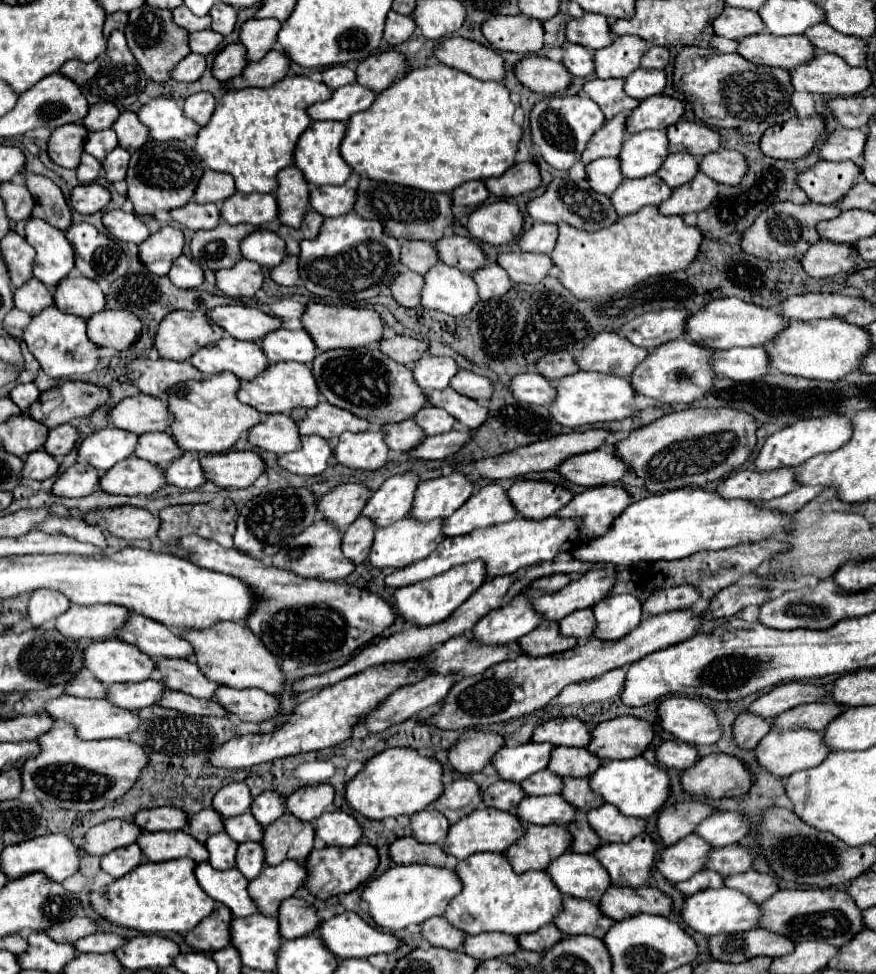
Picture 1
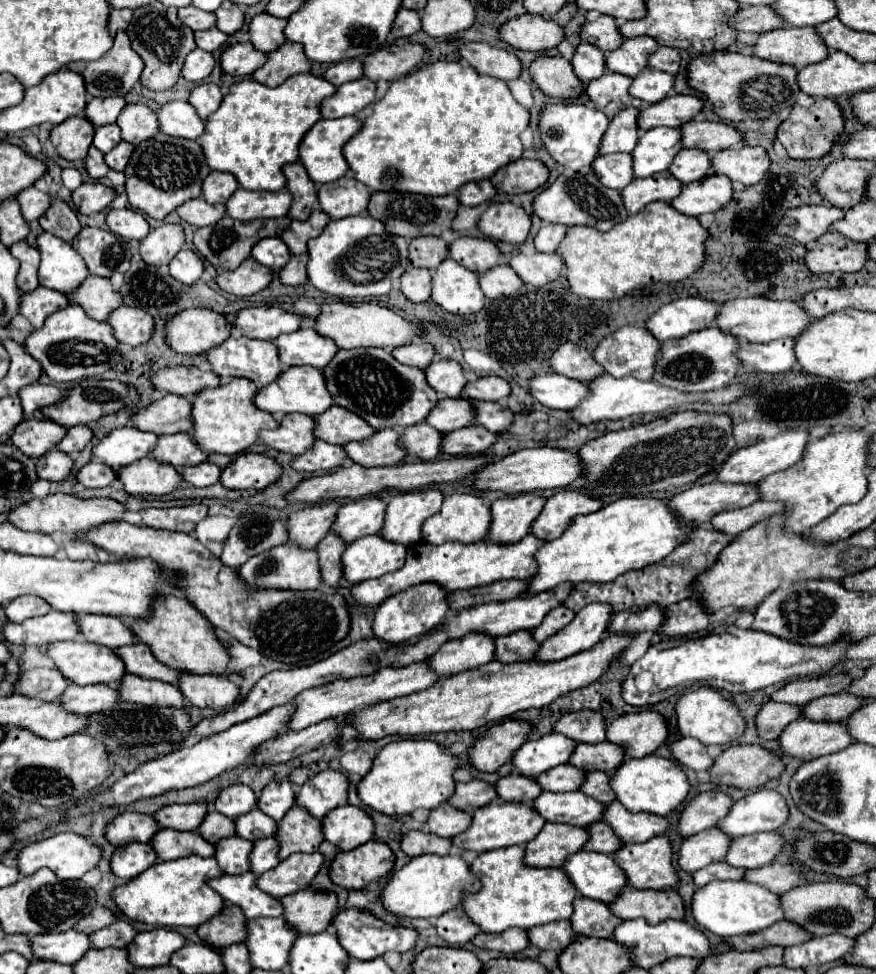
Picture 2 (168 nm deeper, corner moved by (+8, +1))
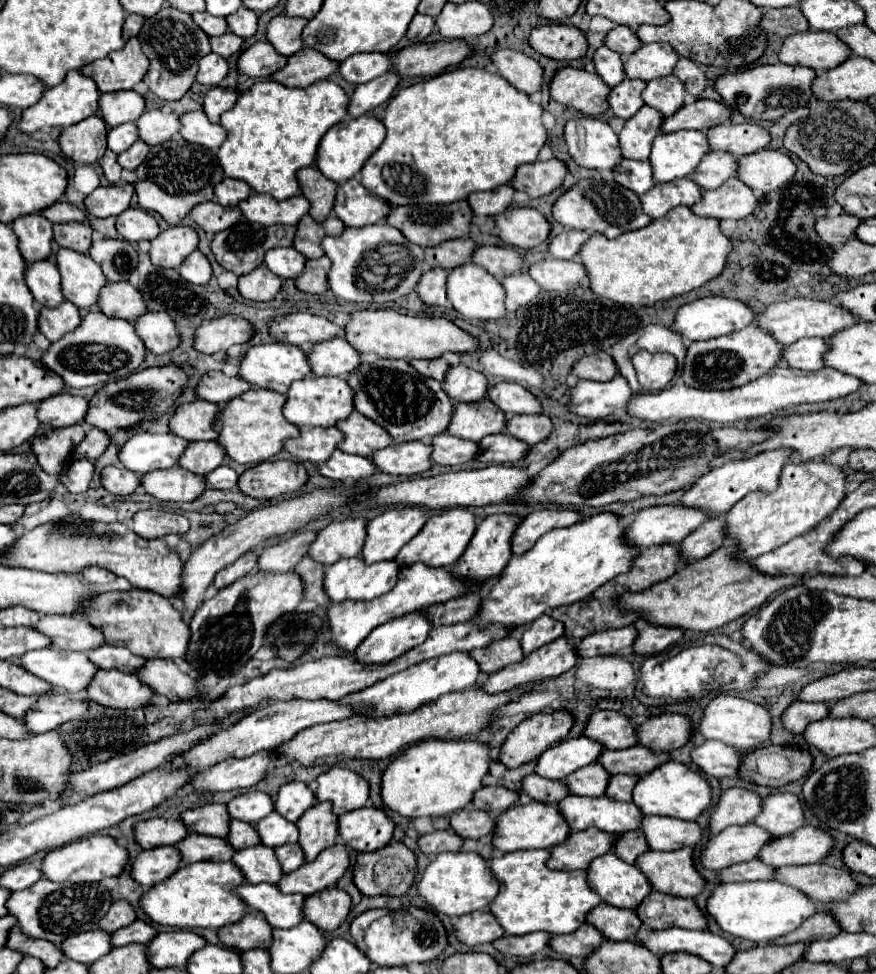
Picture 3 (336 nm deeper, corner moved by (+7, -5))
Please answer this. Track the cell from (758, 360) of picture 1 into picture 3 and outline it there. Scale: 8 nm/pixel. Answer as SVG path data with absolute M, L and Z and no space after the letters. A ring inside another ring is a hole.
M801 338L781 352L781 366L797 368L797 370L819 370L823 368L823 354L825 354L827 342L821 338Z

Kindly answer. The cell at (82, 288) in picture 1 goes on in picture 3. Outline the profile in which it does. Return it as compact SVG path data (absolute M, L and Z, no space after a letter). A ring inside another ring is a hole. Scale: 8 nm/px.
M107 282L101 288L97 306L109 318L121 318L131 322L135 322L147 310L141 294L129 282Z

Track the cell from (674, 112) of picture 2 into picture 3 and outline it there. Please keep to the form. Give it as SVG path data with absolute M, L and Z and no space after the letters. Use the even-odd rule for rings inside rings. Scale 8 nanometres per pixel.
M695 100L691 104L683 104L673 116L665 118L661 128L677 128L677 130L709 130L717 124L729 122L729 108L715 100Z

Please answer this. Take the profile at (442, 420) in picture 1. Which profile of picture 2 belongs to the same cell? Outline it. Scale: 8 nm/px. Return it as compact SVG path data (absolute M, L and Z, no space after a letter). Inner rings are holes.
M442 396L436 408L428 414L426 422L440 430L442 434L454 432L458 428L474 424L476 410L468 398L448 398Z

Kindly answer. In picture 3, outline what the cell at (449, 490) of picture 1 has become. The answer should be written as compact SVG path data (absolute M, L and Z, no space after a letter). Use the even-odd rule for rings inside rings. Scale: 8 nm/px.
M395 506L377 514L367 528L367 540L361 552L363 560L367 564L393 560L425 522L427 514L419 506Z

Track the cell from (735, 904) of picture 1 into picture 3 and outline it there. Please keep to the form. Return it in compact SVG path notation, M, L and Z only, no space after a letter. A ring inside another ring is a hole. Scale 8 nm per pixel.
M777 880L735 882L735 884L719 884L707 898L705 912L719 924L723 932L757 944L765 944L795 930L803 920L807 920L817 912L817 904L805 898L805 894Z

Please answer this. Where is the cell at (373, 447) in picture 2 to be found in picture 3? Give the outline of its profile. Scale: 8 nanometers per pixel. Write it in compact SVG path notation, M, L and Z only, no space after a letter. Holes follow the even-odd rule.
M409 442L409 444L389 444L383 450L377 450L371 460L373 464L387 474L419 474L431 466L429 460L431 446L423 442Z

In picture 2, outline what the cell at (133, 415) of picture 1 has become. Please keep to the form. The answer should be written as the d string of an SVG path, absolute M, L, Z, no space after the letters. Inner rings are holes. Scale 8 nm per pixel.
M166 394L164 398L156 400L152 406L134 414L136 428L148 428L154 434L178 434L188 432L194 428L192 422L192 402L178 394ZM150 428L166 428L166 430L150 430Z

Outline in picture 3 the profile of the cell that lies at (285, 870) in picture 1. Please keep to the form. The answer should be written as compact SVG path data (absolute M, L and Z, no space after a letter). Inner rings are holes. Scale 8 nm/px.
M335 844L321 852L315 862L303 864L301 868L285 874L277 888L283 894L303 894L311 896L315 892L321 892L329 886L335 886L335 882L343 876L345 868L349 866L349 852L345 846Z

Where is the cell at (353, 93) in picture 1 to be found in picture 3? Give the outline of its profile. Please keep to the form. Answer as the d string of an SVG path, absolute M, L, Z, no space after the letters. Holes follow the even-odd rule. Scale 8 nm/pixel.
M387 72L385 76L379 76L377 80L371 80L369 84L359 84L349 100L349 116L357 118L365 112L373 110L375 106L387 102L401 78L393 72Z

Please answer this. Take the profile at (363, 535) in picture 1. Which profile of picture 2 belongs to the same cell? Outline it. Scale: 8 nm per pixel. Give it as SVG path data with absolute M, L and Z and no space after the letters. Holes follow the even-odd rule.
M328 534L318 546L316 546L316 552L318 552L318 558L320 558L320 574L322 574L322 582L330 588L334 588L340 578L342 578L342 564L340 564L340 556L342 552L346 550L346 544L334 536L334 534Z

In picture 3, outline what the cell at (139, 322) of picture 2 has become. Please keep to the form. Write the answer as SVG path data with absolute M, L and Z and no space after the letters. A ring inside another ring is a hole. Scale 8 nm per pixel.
M145 312L141 320L135 322L135 332L153 354L165 354L179 344L175 324L165 316L165 312Z

